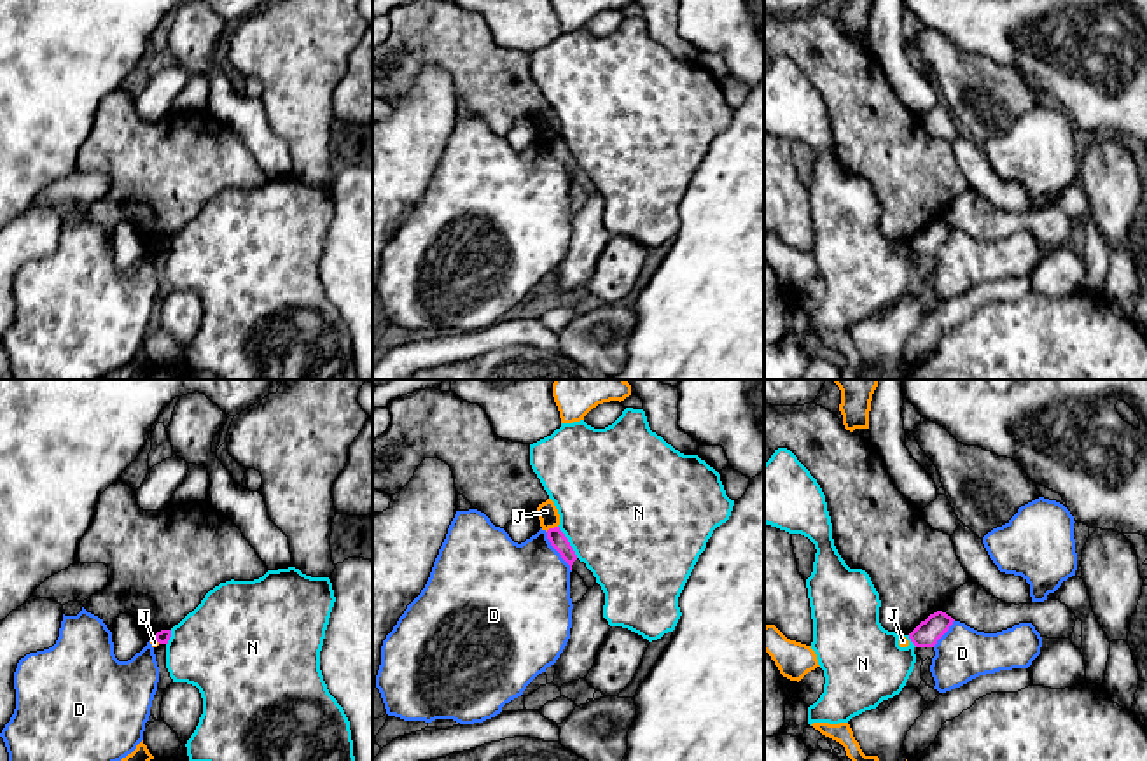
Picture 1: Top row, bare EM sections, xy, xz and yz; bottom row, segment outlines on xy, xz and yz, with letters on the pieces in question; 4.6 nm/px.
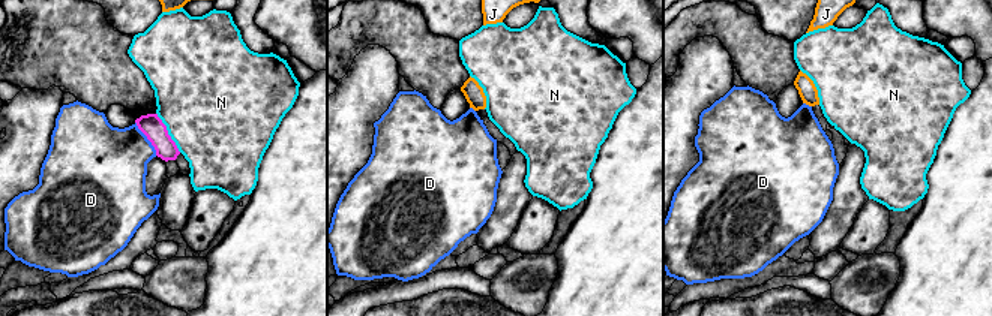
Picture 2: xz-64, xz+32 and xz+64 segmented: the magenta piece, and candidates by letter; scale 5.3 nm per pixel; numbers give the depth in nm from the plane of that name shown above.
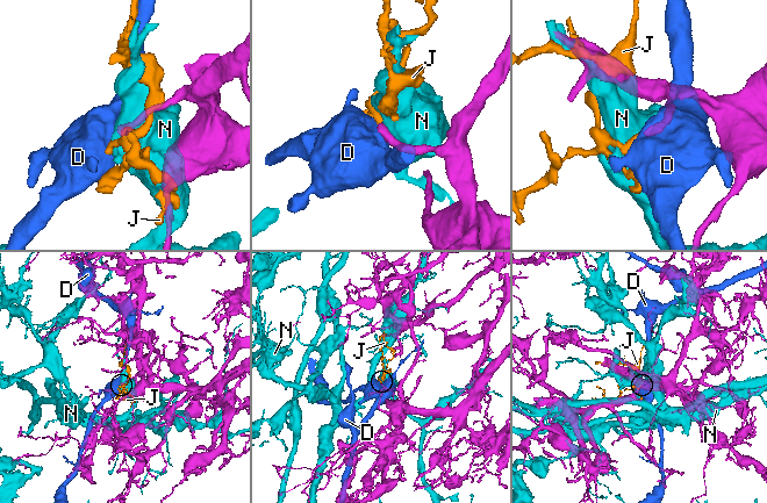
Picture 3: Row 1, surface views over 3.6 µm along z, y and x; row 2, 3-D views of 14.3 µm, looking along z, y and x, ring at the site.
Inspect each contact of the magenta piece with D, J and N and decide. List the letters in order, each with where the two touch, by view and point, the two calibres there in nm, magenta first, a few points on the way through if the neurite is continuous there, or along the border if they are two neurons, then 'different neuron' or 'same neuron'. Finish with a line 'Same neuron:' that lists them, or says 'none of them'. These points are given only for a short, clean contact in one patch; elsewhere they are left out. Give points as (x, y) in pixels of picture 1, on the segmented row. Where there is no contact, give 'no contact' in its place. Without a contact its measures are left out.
D: xz (556, 550) | 80/440 nm | along xz (546, 532), (551, 546), (570, 571) | different neuron
J: xz (551, 529) | 80/90 nm | along xz (556, 525), (546, 530) | different neuron
N: xz (567, 541) | 80/480 nm | different neuron
Same neuron: none of them

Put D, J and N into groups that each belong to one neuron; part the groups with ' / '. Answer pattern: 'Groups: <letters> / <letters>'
Groups: D / J / N

